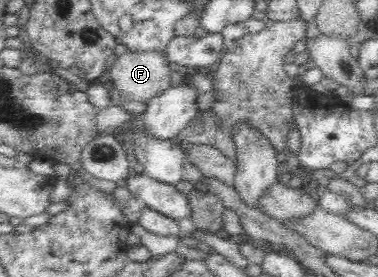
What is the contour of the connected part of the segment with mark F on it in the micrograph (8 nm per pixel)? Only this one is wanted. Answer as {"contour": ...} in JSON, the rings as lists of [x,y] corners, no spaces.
{"contour":[[[127,50],[124,54],[115,57],[111,65],[108,72],[119,87],[118,91],[111,94],[114,101],[148,103],[150,99],[172,85],[171,76],[175,67],[172,66],[165,52],[159,50]]]}

